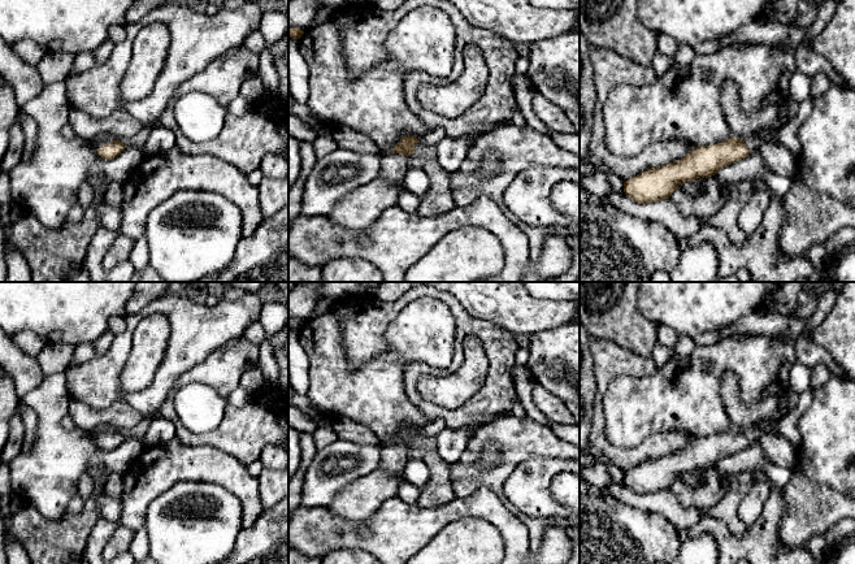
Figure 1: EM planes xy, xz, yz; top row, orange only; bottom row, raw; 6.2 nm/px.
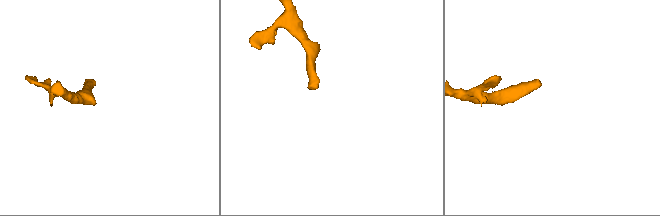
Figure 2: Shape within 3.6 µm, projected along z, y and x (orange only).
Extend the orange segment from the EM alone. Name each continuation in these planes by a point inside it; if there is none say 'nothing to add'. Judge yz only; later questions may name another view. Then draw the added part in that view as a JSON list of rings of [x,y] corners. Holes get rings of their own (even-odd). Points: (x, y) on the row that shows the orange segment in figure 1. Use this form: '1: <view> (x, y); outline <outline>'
1: yz (752, 142); outline [[[761,129],[751,136],[743,138],[746,146],[751,152],[756,152],[756,149],[765,143],[765,130]]]

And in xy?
1: xy (100, 140); outline [[[97,135],[94,140],[95,140],[96,148],[99,149],[104,144],[112,143],[116,139],[108,135]]]

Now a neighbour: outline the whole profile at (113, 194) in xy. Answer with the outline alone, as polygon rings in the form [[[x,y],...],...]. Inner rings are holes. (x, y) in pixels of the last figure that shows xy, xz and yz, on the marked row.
[[[109,182],[103,201],[112,207],[121,207],[122,204],[122,183],[120,182]]]

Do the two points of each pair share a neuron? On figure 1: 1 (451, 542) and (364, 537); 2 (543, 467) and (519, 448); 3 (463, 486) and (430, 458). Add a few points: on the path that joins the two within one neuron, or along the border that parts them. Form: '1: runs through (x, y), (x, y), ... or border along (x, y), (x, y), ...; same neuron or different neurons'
1: border along (454, 521), (445, 525), (420, 550); different neurons
2: border along (563, 459), (529, 458), (521, 461), (507, 477); different neurons
3: border along (450, 464), (450, 484), (456, 497); different neurons

